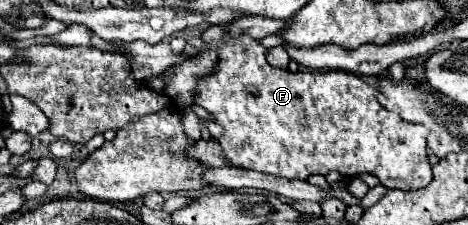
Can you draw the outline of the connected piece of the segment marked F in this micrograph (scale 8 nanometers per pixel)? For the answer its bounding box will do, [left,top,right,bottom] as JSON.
[193,38,431,190]

